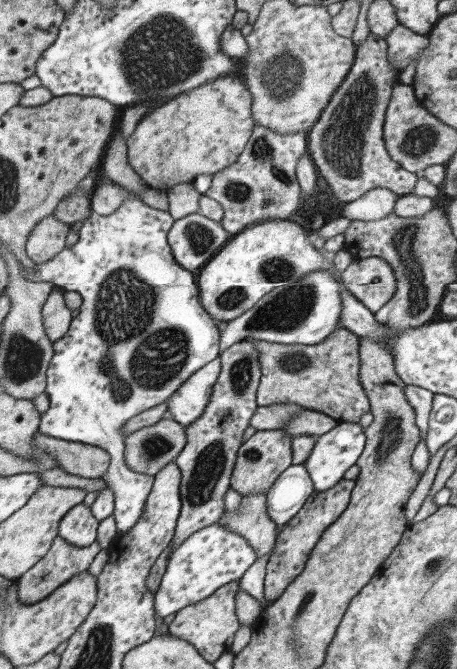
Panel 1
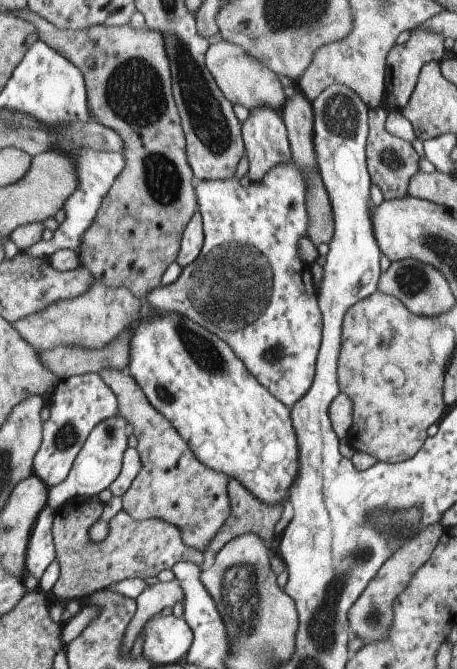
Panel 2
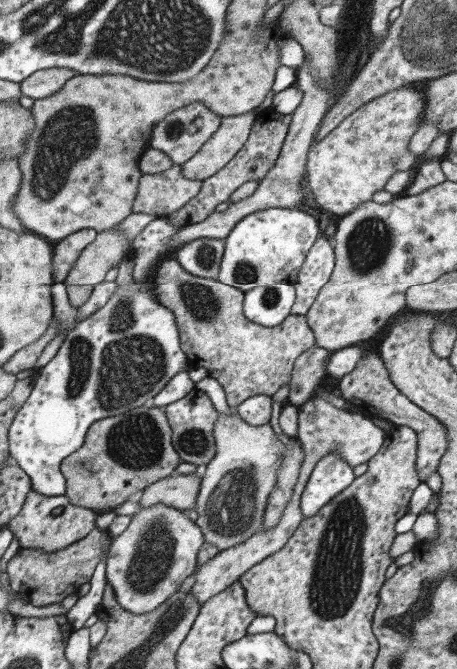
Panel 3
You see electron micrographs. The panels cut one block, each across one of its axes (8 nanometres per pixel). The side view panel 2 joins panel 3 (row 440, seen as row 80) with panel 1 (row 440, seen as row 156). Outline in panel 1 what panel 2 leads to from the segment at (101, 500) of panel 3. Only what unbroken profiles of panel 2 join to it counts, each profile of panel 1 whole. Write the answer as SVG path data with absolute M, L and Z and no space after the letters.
M159 420L125 438L125 464L131 472L153 478L179 456L187 444L185 426L175 420Z

